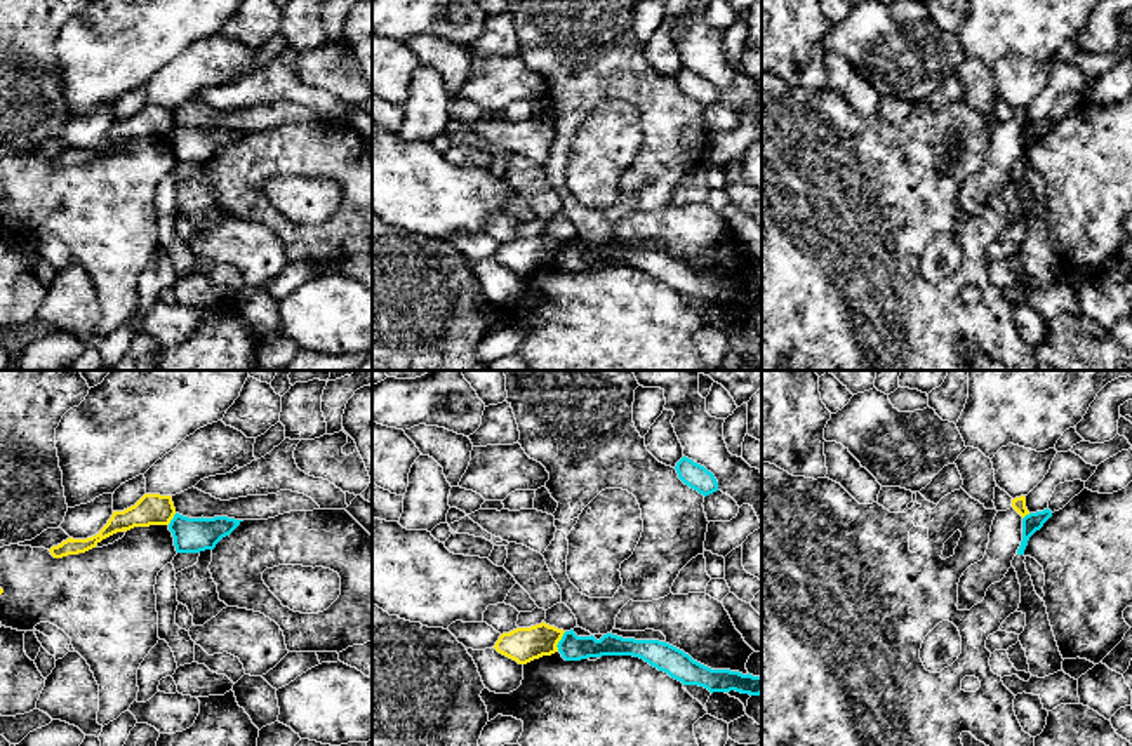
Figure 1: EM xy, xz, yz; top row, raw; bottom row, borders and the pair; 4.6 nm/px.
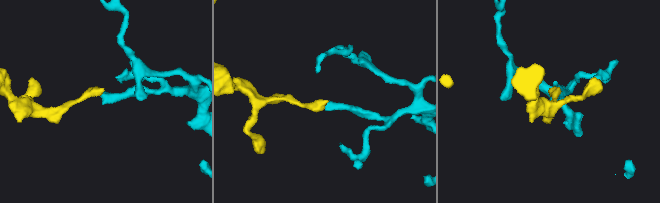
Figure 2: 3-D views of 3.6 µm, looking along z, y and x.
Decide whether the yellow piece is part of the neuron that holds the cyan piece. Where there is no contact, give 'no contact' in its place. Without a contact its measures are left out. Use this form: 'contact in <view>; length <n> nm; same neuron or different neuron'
contact in xz; length 100 nm; different neuron

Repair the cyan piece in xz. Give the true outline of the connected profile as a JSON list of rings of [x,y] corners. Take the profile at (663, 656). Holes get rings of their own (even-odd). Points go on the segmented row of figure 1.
[[[574,629],[565,631],[558,642],[558,652],[565,661],[581,661],[602,656],[633,656],[640,657],[659,671],[683,685],[699,685],[713,692],[741,692],[749,696],[762,694],[762,676],[742,675],[730,669],[711,669],[694,661],[683,650],[659,640],[623,638],[612,633],[600,640],[591,636],[577,636]]]

